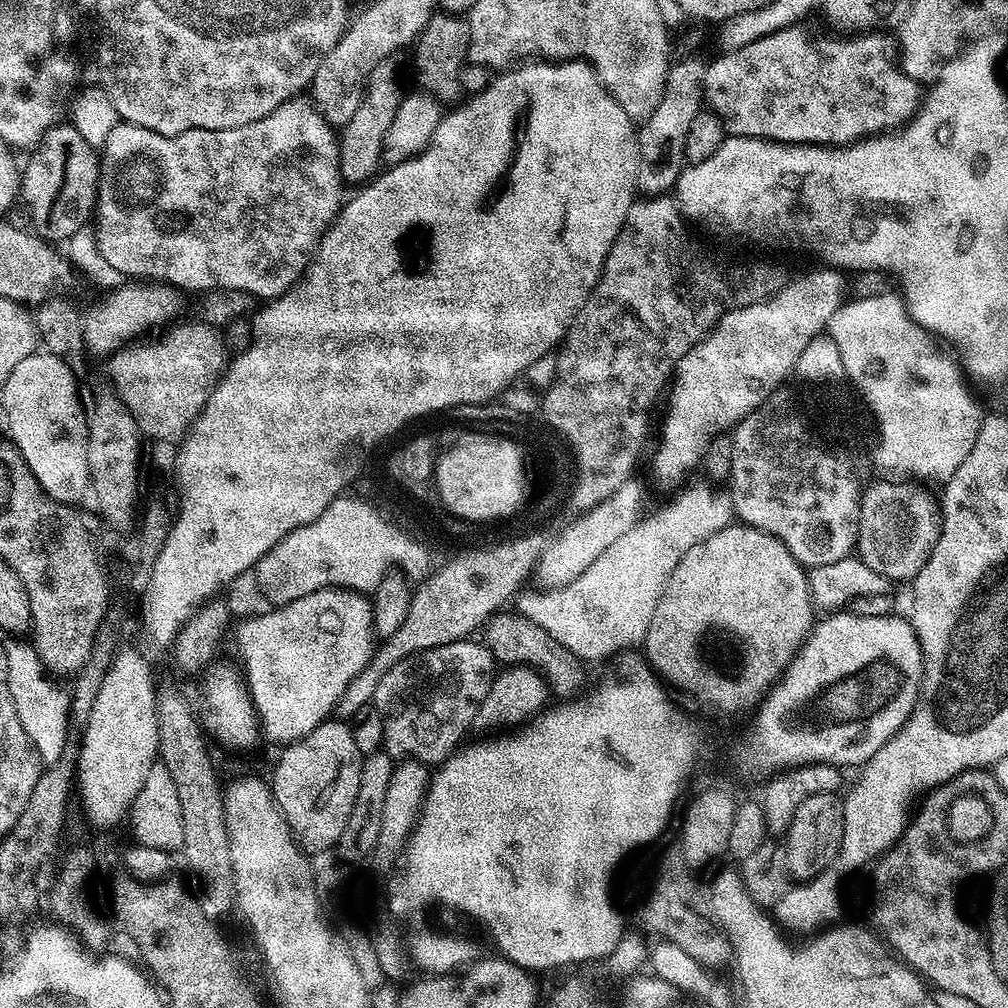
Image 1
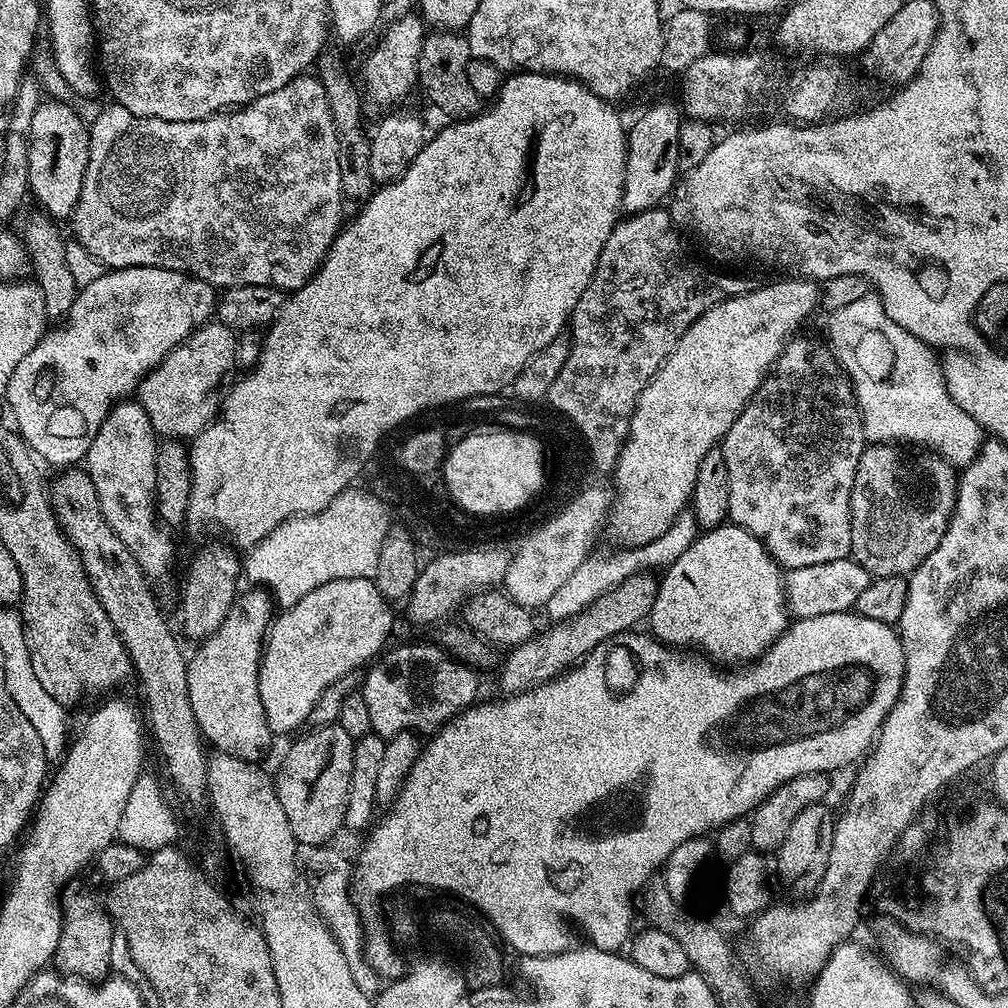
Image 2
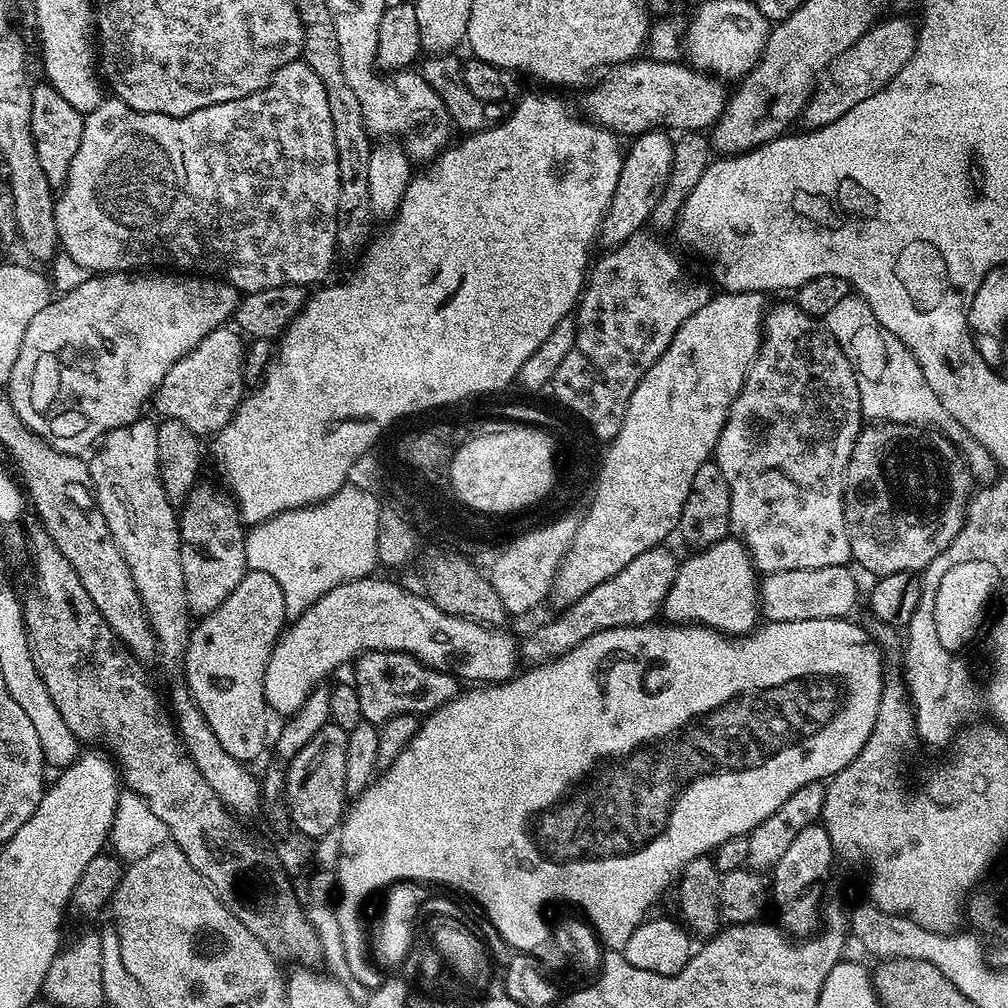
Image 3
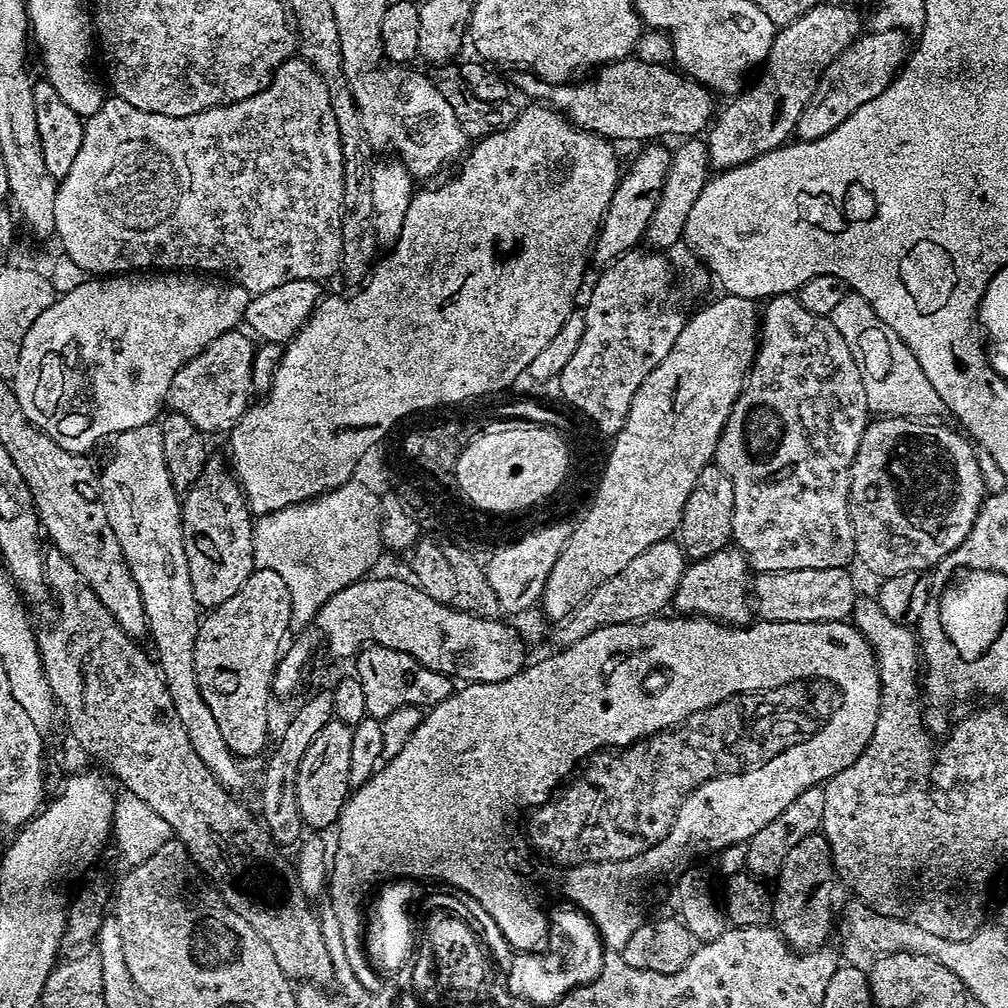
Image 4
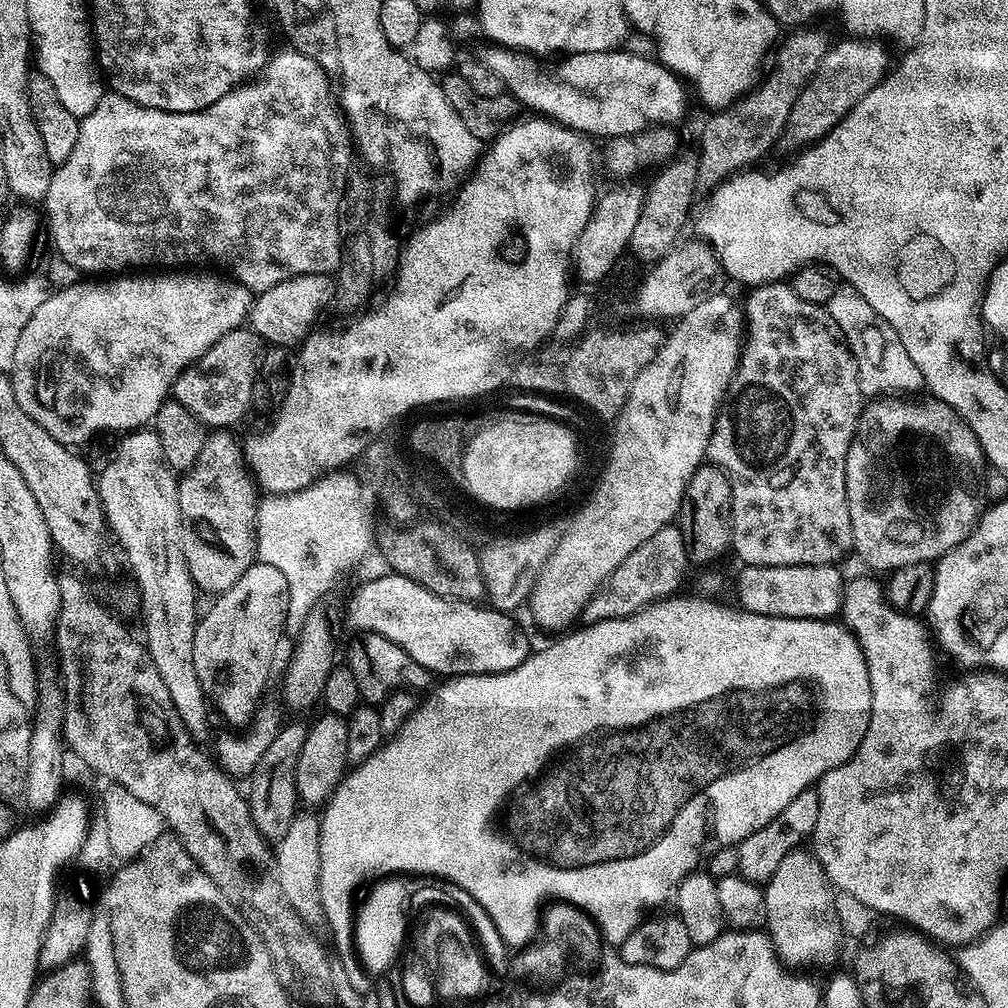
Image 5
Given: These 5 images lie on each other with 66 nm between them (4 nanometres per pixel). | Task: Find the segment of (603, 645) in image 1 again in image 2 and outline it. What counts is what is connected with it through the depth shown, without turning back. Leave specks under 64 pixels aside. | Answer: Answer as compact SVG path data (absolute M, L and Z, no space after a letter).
M681 514L679 518L672 523L670 530L666 530L666 534L654 538L654 542L644 544L640 548L621 547L619 550L616 550L620 552L614 553L613 556L604 556L601 560L595 560L595 558L584 560L582 566L578 566L578 570L574 570L574 574L570 574L568 581L548 600L546 613L548 612L549 621L571 621L573 618L579 617L585 610L591 609L597 601L619 588L621 584L639 577L641 574L647 573L649 570L656 570L652 568L660 568L660 570L667 569L669 564L673 564L673 562L695 542L697 535L698 523L695 516L692 514Z

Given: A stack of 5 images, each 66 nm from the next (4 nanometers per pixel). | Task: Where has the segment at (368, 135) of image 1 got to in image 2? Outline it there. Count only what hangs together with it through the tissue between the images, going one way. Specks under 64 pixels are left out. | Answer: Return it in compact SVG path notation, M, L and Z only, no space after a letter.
M409 14L395 17L393 24L384 32L384 37L376 46L372 57L364 64L363 103L369 117L379 117L389 110L395 109L396 103L410 95L417 87L418 54L422 54L426 24L419 15Z

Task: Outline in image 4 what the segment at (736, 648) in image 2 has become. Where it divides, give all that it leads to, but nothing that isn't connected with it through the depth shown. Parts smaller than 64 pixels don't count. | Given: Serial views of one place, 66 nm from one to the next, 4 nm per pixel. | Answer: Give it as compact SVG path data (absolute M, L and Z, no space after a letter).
M729 546L701 560L691 561L678 582L674 608L680 614L706 616L733 626L747 625L750 620L750 569L743 552Z

